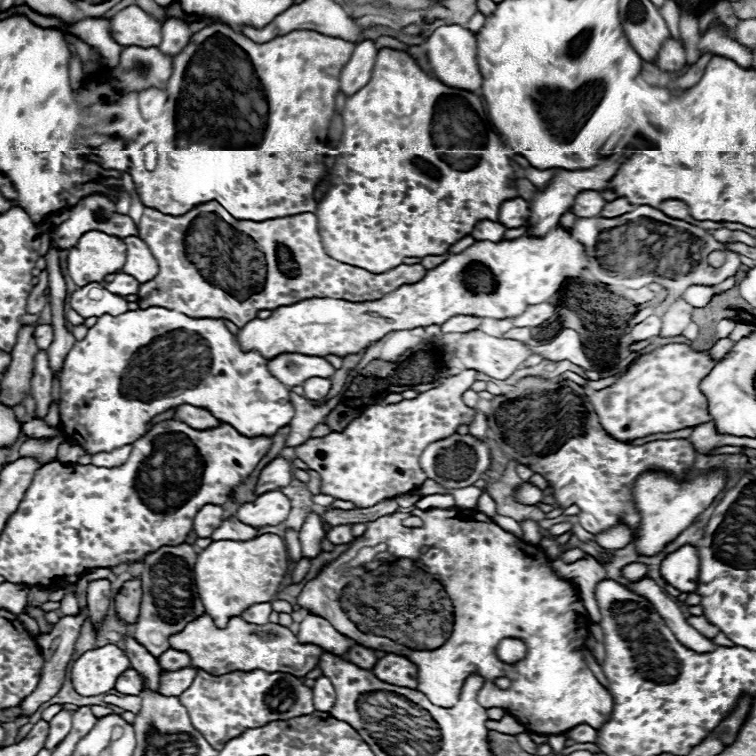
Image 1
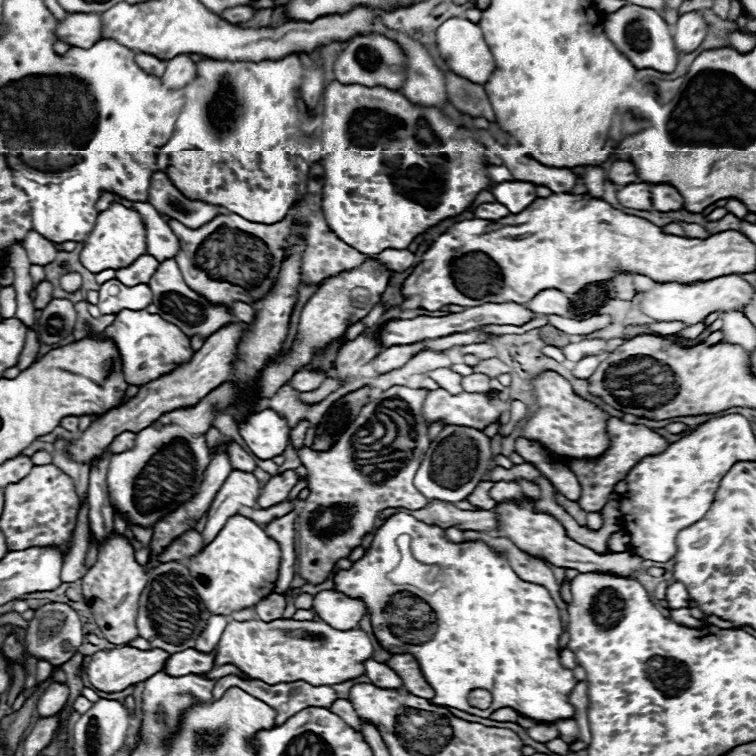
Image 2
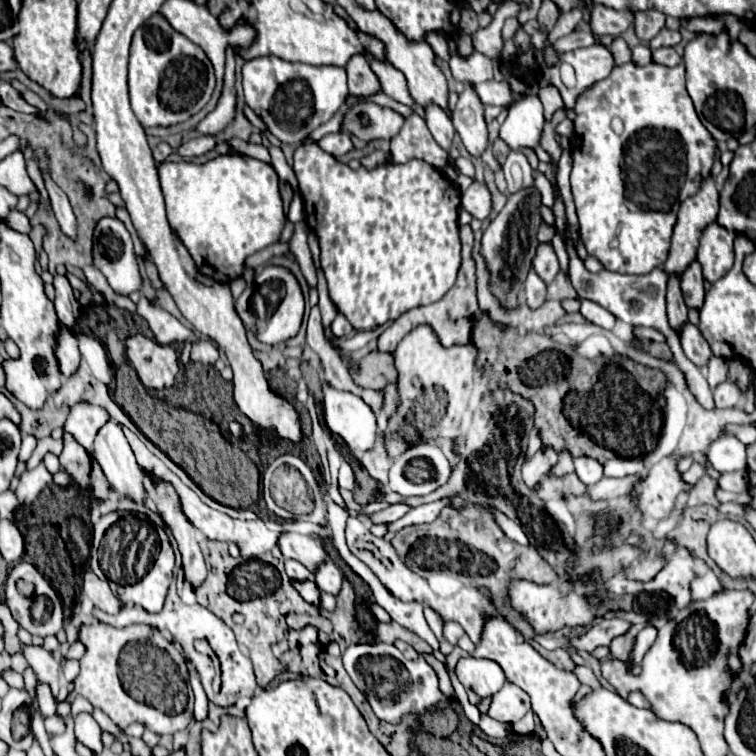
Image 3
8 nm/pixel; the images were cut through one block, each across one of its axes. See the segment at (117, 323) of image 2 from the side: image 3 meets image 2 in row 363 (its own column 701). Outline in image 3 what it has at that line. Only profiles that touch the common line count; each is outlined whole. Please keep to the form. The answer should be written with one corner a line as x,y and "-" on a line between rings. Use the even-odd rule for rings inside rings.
634,62
622,64
622,66
614,66
614,70
610,72
608,78
604,78
602,82
596,82
586,94
578,96
576,102
576,120
574,120
574,144
572,144
572,158
574,158
574,166
572,166
572,174
570,174
570,184
572,184
572,196
576,202
576,210
578,210
578,222
580,222
580,234
584,240
584,246
588,250
588,254
596,256
606,270
612,272
622,272
622,274
648,274
650,270
662,266
662,262
668,256
668,248
670,248
670,234
676,222
676,212
678,206
694,196
702,182
712,174
712,164
716,158
716,150
718,150
718,142
716,138
704,128
704,124
700,122
692,98
688,96
686,90
686,68
684,64
678,64
674,68
662,66
662,64
648,64
648,66
636,66
-
620,118
624,128
622,132
614,132
612,128
612,120

